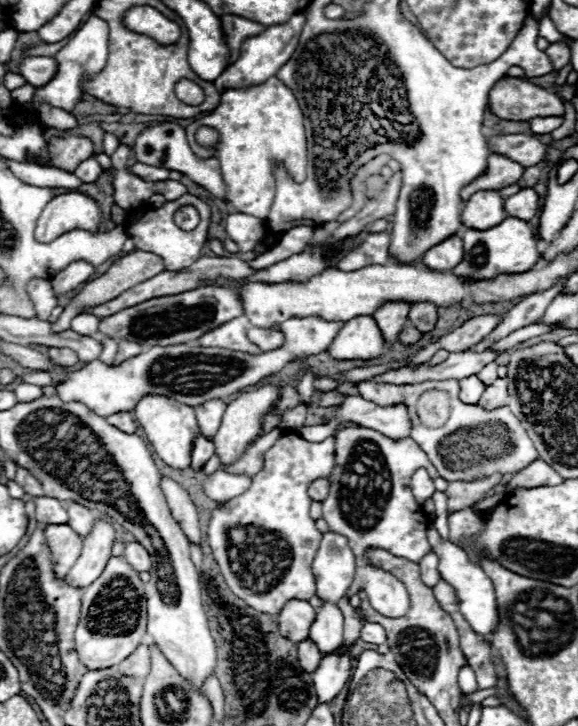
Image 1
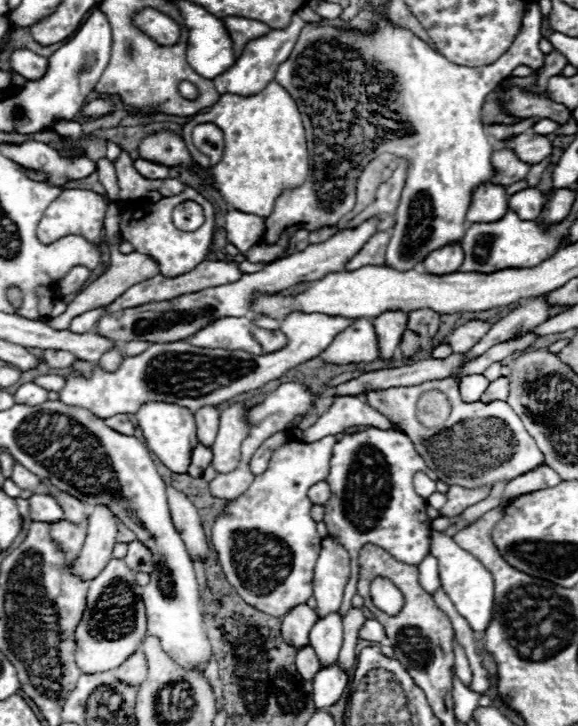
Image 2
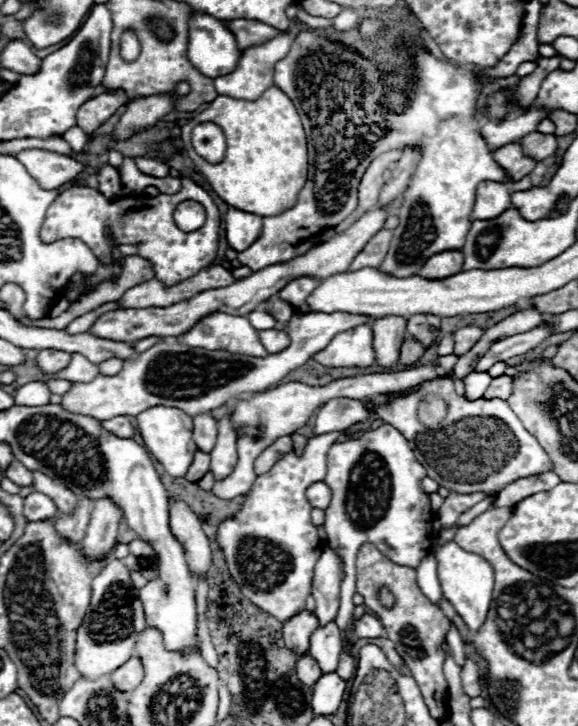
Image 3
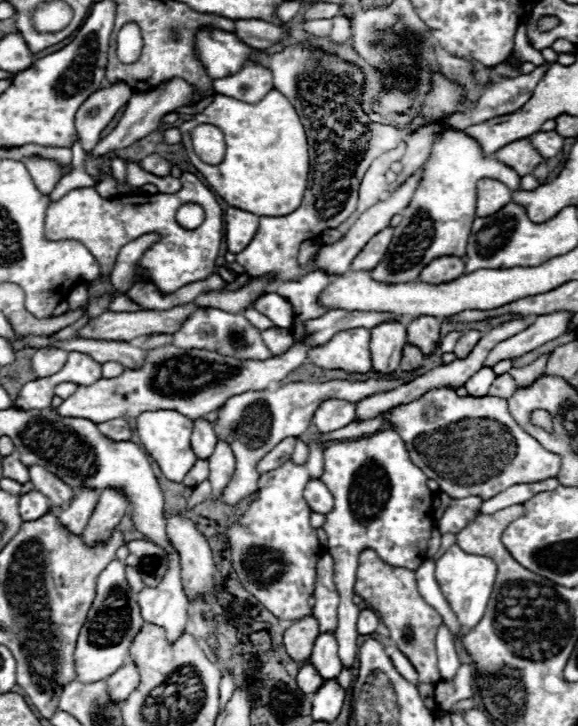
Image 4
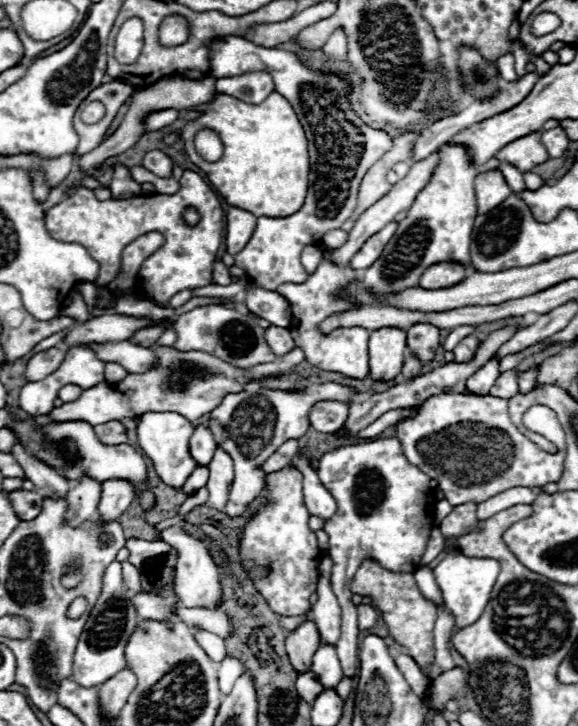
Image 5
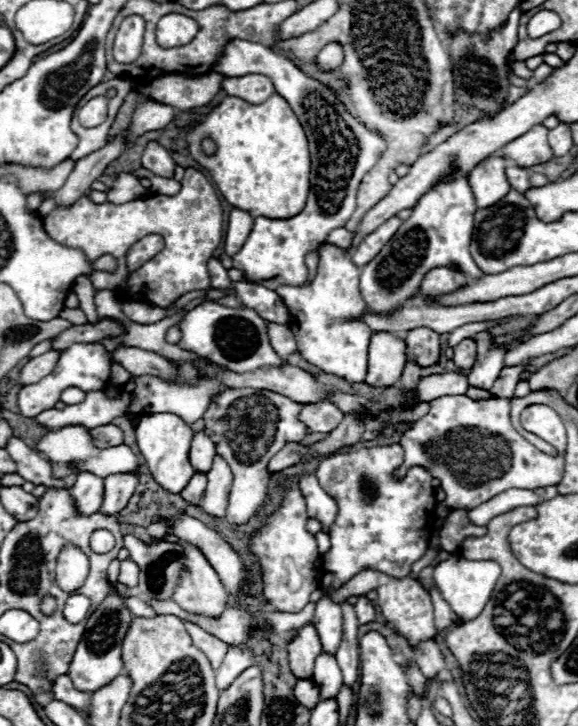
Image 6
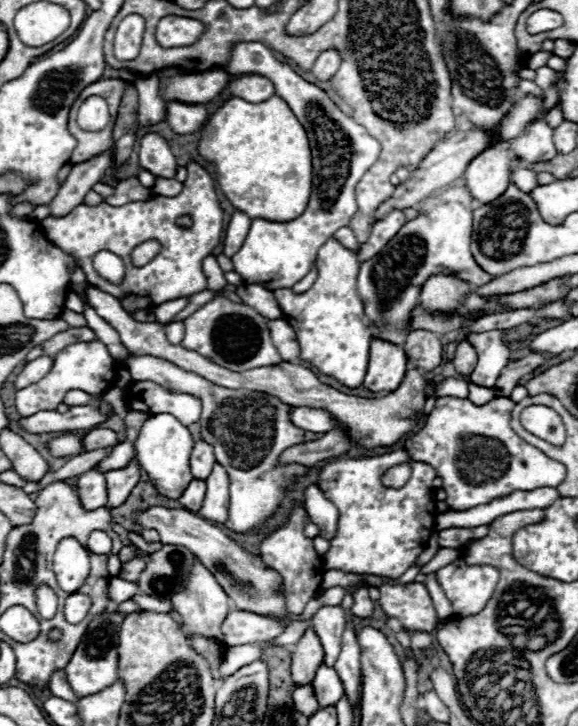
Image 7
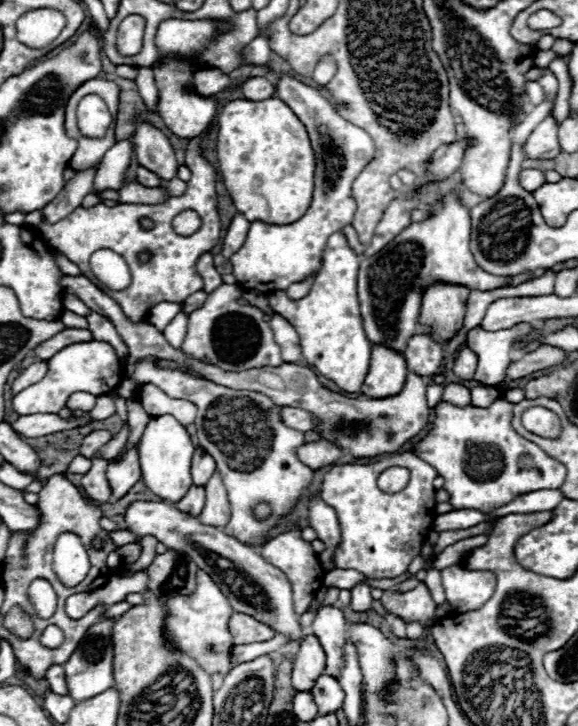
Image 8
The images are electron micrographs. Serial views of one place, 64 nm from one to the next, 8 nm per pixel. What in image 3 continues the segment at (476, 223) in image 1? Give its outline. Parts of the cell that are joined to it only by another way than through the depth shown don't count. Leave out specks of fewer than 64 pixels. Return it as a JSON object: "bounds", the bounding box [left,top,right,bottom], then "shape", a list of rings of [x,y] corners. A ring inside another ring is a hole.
{"bounds":[470,182,510,220],"shape":[[[480,182],[476,190],[476,200],[470,218],[472,220],[486,220],[486,218],[496,218],[502,214],[506,208],[510,208],[510,190],[508,184],[502,182]]]}

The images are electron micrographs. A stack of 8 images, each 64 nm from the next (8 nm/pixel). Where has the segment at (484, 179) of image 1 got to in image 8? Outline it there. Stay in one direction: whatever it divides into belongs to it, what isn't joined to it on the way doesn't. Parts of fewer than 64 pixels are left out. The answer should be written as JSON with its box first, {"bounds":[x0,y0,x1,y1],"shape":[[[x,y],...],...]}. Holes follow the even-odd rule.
{"bounds":[522,114,560,160],"shape":[[[552,114],[534,128],[534,132],[528,136],[522,148],[524,148],[526,158],[534,158],[534,160],[550,160],[560,154],[558,124],[554,122]]]}

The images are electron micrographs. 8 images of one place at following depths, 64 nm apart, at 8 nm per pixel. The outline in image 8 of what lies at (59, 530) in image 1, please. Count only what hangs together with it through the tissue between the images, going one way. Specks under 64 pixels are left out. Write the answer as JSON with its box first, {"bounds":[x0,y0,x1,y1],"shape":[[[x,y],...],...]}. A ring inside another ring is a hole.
{"bounds":[82,458,110,502],"shape":[[[94,458],[92,468],[82,476],[82,492],[90,502],[108,502],[110,500],[110,484],[106,478],[106,464],[108,460],[104,458]]]}

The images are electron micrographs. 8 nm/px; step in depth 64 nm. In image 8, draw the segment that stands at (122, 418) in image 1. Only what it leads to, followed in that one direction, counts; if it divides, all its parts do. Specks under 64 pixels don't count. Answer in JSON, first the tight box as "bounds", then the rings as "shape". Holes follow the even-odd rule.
{"bounds":[80,430,112,456],"shape":[[[108,430],[90,432],[90,434],[84,438],[82,446],[80,446],[80,454],[82,454],[82,456],[92,456],[100,446],[104,446],[106,442],[110,442],[110,438],[112,438],[112,434],[110,434]]]}

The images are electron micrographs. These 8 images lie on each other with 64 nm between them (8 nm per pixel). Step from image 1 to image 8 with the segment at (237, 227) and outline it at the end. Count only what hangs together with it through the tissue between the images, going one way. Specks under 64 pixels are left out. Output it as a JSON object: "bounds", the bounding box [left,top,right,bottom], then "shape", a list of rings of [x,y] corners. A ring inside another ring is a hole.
{"bounds":[222,214,250,258],"shape":[[[236,214],[230,222],[230,228],[224,236],[224,246],[222,246],[222,256],[230,258],[236,250],[240,250],[240,246],[244,244],[246,240],[246,234],[248,234],[248,228],[250,228],[250,222],[242,216],[242,214]]]}

